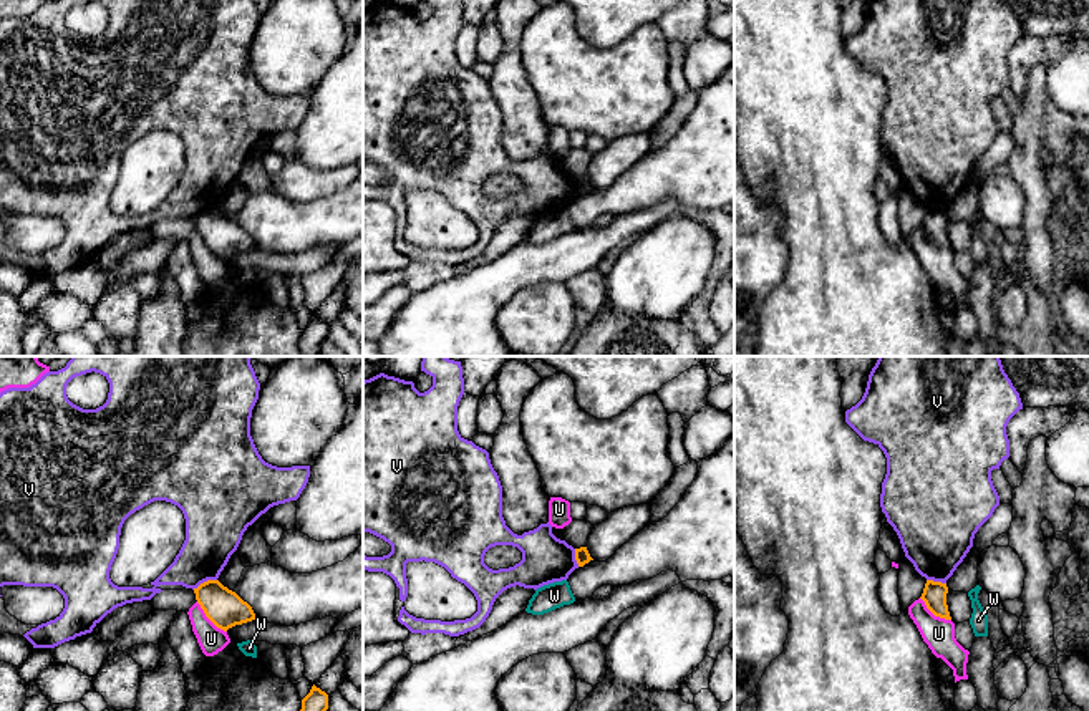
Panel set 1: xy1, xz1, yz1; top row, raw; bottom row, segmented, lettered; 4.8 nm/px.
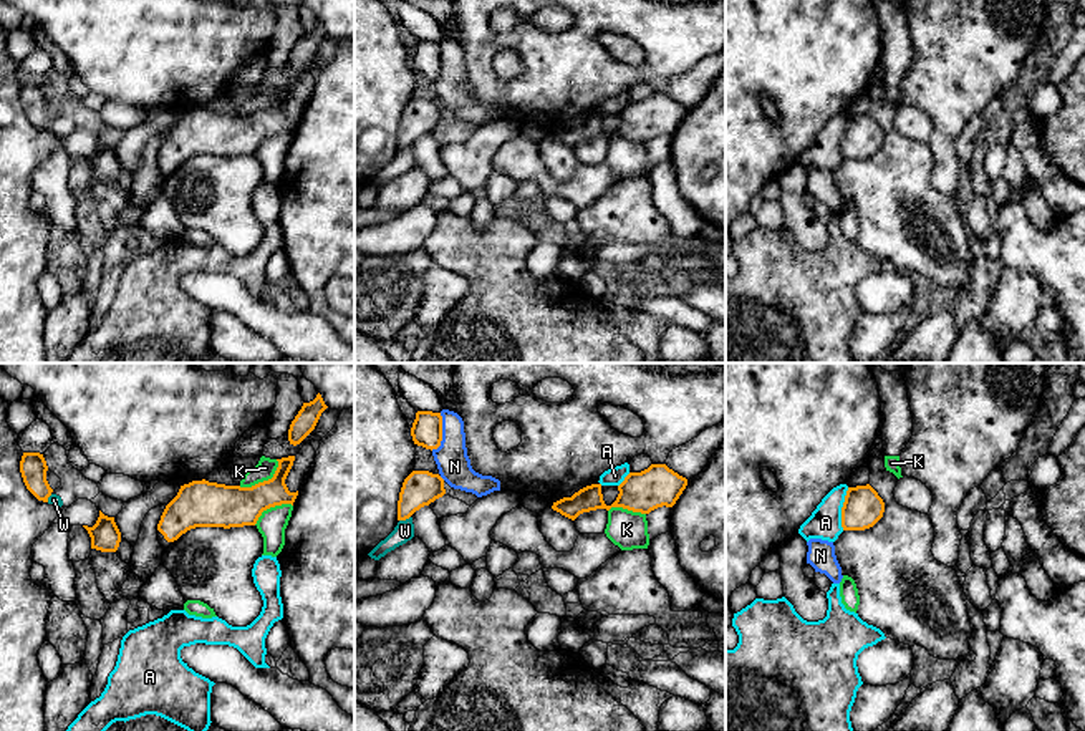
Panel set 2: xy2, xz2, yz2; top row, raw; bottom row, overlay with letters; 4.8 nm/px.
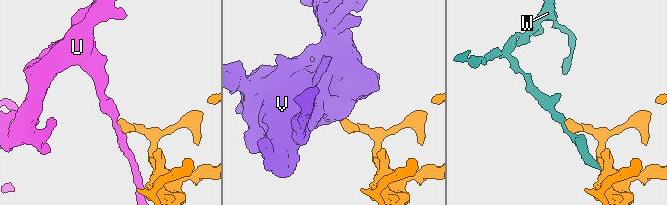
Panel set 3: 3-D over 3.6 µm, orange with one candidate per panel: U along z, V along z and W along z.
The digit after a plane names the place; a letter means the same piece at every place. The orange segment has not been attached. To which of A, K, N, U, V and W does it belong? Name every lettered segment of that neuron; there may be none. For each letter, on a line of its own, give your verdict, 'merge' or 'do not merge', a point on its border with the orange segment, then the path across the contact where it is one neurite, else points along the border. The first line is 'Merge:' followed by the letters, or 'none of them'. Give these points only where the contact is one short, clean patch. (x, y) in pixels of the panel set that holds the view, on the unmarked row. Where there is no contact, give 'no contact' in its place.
Merge: none of them
A: do not merge; contact yz2 (842, 138)
K: do not merge; contact xy2 (264, 110); border xy2 (279, 90), (270, 106), (250, 115), (239, 115)
N: do not merge; contact xz2 (441, 62)
U: do not merge; contact xy1 (209, 247); border xy1 (196, 231), (226, 261)
V: do not merge; contact xy1 (204, 211); border xy1 (216, 207), (208, 207), (193, 217)
W: do not merge; contact xz2 (405, 148); border xz2 (409, 145), (400, 150)

